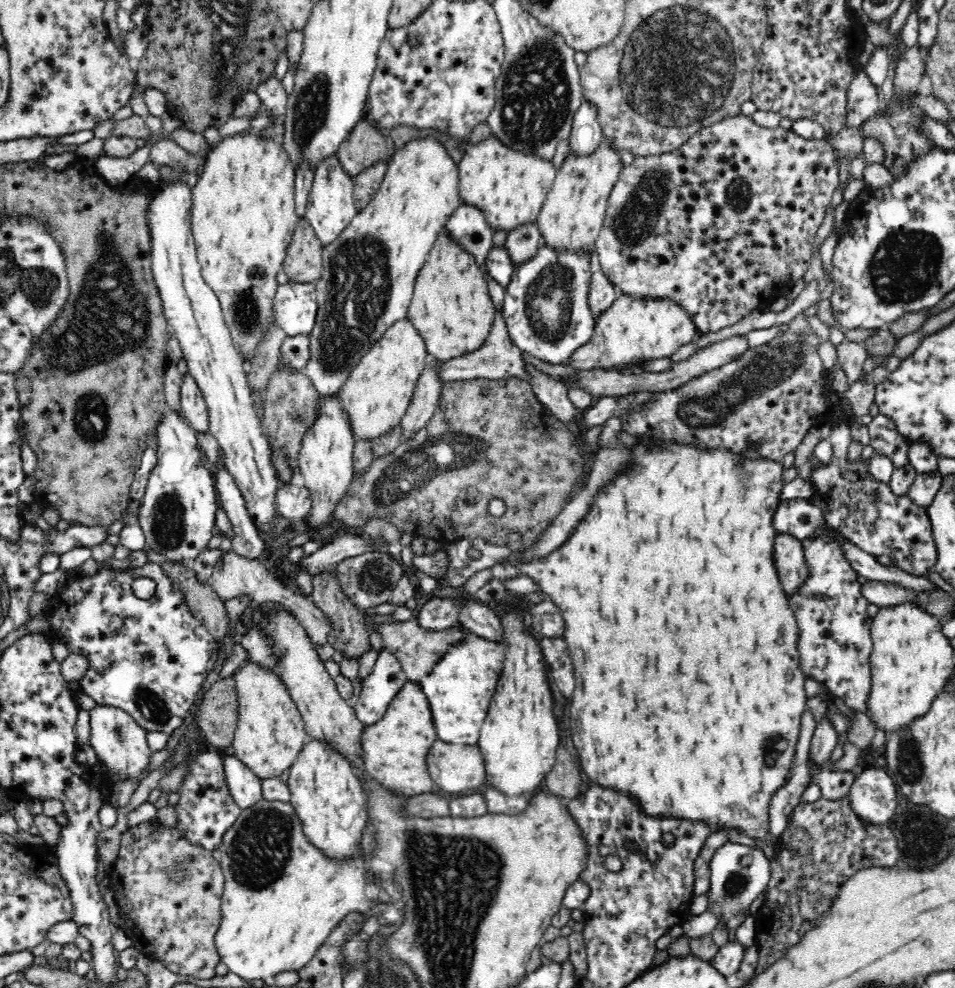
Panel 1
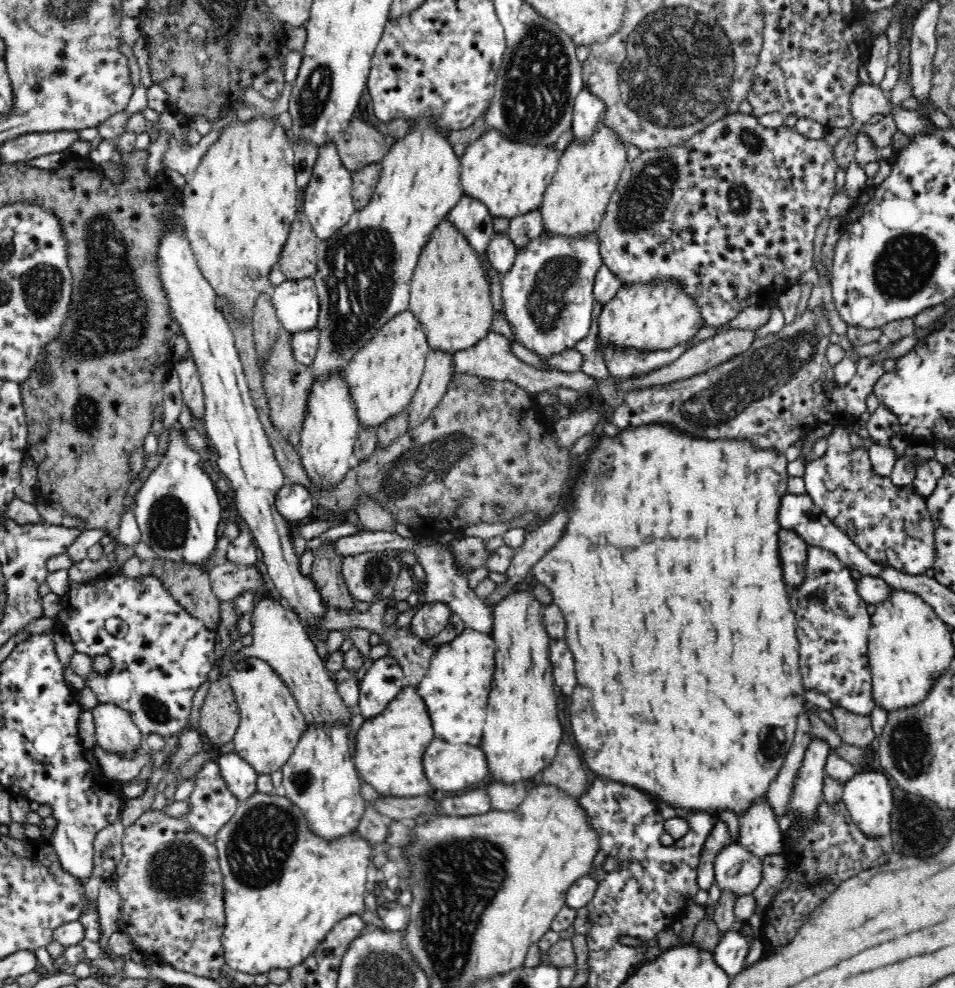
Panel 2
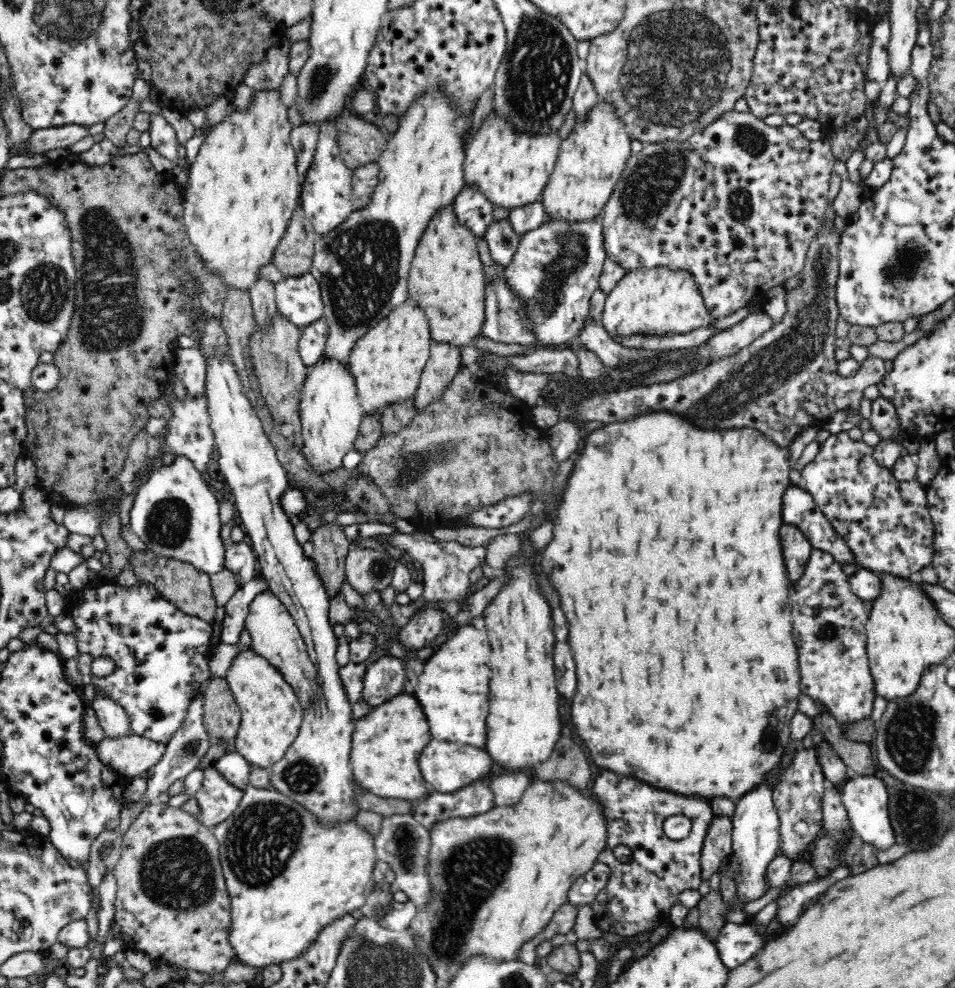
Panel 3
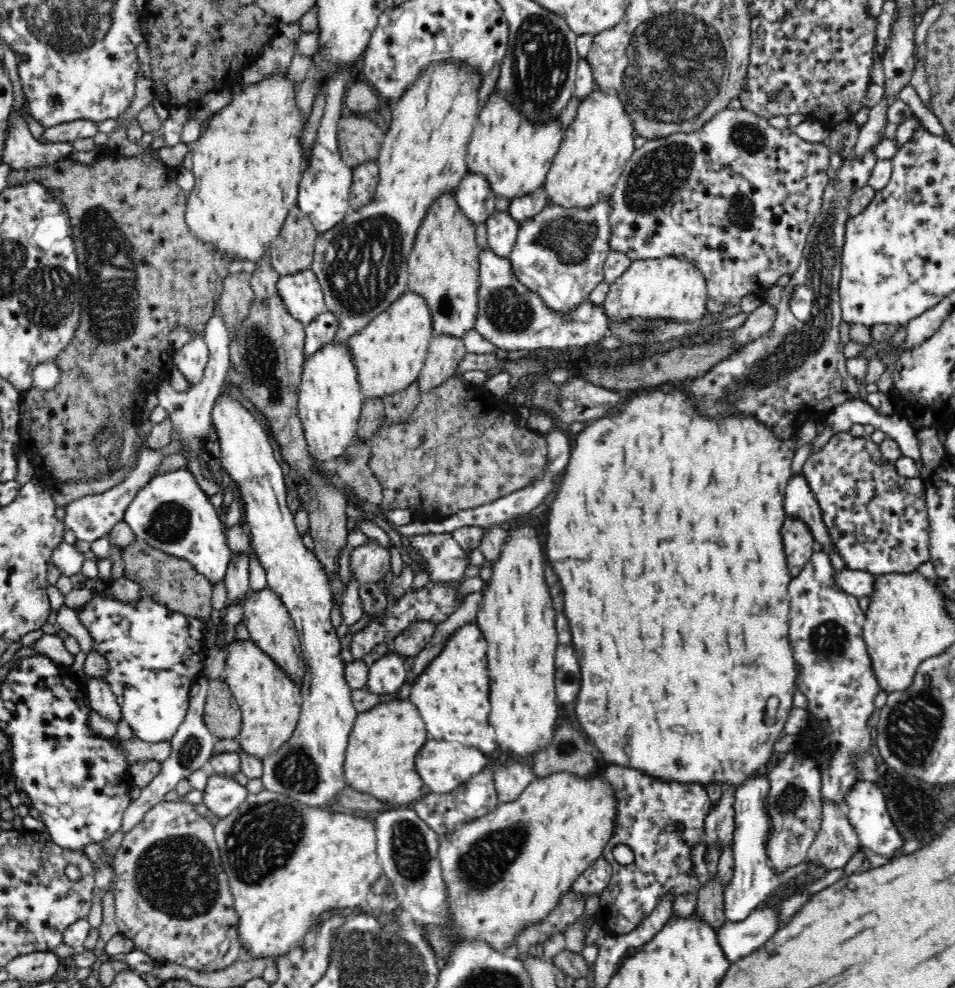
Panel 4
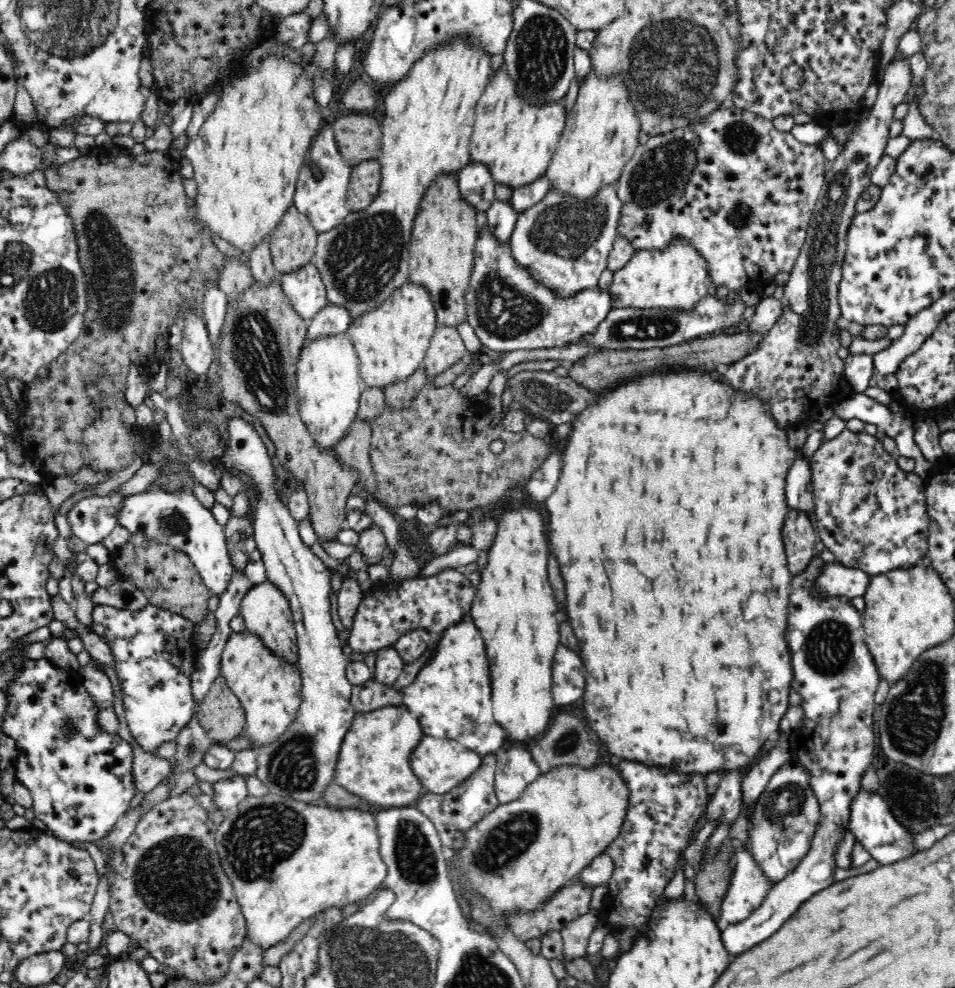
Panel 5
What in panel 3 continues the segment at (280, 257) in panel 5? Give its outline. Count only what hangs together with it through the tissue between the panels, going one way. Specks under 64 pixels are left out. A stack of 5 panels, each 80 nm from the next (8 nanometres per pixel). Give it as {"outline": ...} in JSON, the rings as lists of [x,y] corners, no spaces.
{"outline":[[[298,206],[272,252],[271,261],[283,277],[301,276],[304,272],[310,272],[318,237],[312,223]]]}

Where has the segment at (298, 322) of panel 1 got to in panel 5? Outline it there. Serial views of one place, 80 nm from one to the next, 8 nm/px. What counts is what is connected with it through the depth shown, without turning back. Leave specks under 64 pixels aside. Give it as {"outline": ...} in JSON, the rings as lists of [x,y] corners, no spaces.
{"outline":[[[312,261],[282,274],[279,281],[290,304],[304,321],[311,319],[329,302],[320,271]]]}

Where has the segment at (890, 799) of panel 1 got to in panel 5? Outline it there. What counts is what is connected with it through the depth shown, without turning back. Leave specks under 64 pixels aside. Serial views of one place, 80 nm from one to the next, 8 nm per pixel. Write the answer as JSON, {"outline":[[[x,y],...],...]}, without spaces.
{"outline":[[[861,789],[856,795],[850,807],[849,830],[880,865],[904,860],[918,852],[914,834],[896,819],[888,803],[878,793]]]}

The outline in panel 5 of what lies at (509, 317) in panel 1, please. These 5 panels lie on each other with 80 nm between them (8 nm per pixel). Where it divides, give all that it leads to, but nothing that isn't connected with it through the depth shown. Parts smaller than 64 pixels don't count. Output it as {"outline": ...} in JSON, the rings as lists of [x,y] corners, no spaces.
{"outline":[[[610,182],[589,199],[577,199],[566,195],[561,190],[550,188],[540,202],[532,204],[530,209],[520,213],[509,243],[511,244],[512,254],[518,261],[528,267],[532,276],[550,290],[555,290],[560,296],[572,296],[578,290],[592,288],[599,282],[602,270],[606,268],[610,251],[612,250],[617,228],[622,216],[623,202],[617,195],[617,182]]]}

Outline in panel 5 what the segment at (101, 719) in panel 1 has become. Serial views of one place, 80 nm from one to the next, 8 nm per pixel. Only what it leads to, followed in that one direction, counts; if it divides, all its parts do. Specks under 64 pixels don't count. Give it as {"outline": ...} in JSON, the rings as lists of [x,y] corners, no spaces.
{"outline":[[[94,662],[79,666],[83,685],[100,708],[110,708],[114,704],[112,684],[108,675]]]}

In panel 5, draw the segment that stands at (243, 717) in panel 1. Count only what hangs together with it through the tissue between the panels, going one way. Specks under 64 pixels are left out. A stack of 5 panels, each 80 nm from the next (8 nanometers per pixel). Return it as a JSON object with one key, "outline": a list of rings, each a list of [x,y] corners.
{"outline":[[[247,628],[230,632],[221,654],[221,675],[244,707],[244,732],[253,746],[274,742],[294,720],[302,701],[301,670],[297,664],[274,654],[257,634]]]}

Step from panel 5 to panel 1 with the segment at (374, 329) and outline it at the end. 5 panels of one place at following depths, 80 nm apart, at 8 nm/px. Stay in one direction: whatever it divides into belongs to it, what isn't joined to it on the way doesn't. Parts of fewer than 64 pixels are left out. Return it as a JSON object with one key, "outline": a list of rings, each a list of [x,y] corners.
{"outline":[[[410,319],[396,320],[372,344],[372,348],[354,364],[339,390],[343,408],[352,422],[354,439],[378,439],[394,426],[401,425],[411,403],[418,379],[426,366],[427,348],[424,339]]]}

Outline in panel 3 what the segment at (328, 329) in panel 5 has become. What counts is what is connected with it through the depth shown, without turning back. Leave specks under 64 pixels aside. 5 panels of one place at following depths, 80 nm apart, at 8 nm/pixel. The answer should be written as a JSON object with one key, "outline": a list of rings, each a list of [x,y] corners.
{"outline":[[[322,316],[301,330],[298,350],[307,367],[310,367],[322,356],[326,346],[328,327],[326,319]]]}

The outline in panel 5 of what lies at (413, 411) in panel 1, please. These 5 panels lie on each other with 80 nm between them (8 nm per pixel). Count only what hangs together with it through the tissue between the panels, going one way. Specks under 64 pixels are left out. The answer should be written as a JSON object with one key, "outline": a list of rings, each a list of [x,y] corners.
{"outline":[[[449,324],[437,326],[429,342],[423,366],[429,378],[442,374],[468,354],[458,330]]]}

